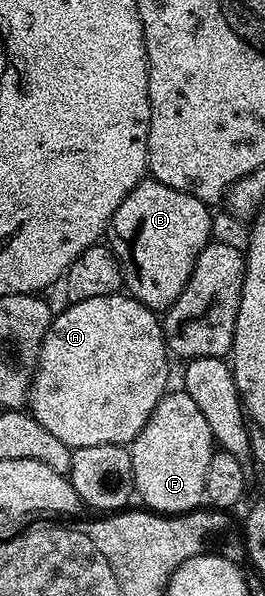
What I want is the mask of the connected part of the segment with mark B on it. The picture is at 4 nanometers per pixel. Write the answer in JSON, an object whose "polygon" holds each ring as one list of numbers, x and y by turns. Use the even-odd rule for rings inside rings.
{"polygon":[[144,179,137,183,137,187,127,189,122,194,109,226,110,232,115,232,115,238,109,241,109,247,119,258,126,292,150,309,165,311,169,308,177,295,185,291,185,283,189,283,189,275,193,275,197,255,201,255,207,242,212,240,212,216,212,210,201,199,154,179]]}

